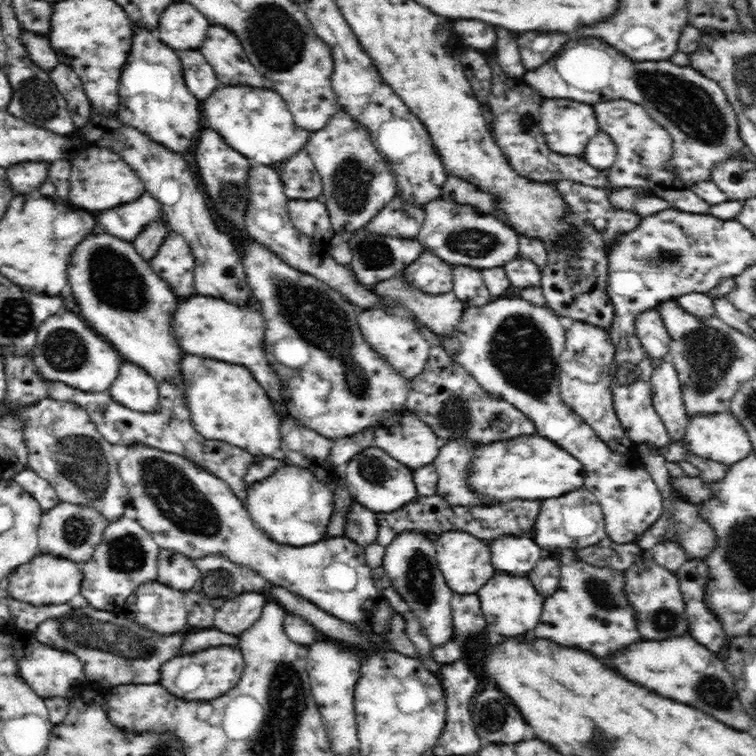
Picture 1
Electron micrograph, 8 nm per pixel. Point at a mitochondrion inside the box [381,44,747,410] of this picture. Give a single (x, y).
(687, 106)

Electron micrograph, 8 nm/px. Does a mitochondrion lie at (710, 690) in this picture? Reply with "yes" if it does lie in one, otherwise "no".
yes

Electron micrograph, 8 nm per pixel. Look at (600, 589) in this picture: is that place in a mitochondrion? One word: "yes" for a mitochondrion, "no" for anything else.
yes

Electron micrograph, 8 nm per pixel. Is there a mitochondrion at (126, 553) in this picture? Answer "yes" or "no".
yes

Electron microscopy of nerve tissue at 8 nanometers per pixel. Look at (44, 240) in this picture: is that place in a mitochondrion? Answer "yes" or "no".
no

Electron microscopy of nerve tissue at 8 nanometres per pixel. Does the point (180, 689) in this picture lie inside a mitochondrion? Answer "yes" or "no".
no

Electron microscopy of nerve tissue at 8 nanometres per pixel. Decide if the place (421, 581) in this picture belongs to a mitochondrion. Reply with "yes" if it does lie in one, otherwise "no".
yes

